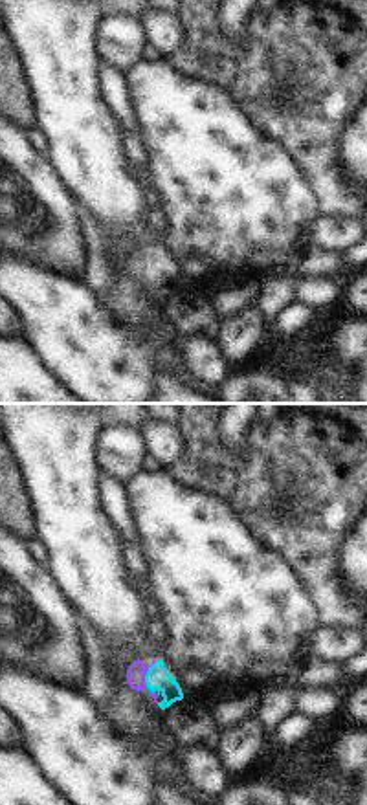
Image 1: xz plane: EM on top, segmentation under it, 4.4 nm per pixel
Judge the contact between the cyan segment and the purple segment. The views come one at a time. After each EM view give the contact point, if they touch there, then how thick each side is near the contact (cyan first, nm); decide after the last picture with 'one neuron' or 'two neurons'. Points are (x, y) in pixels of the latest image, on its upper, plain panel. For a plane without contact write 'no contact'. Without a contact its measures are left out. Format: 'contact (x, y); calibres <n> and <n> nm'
contact (145, 266); calibres 100 and 90 nm

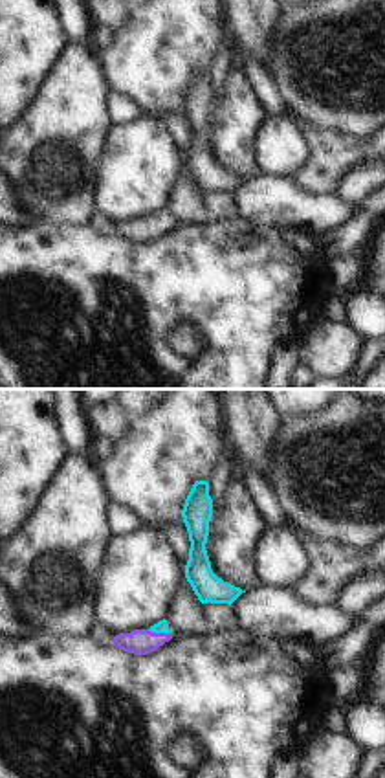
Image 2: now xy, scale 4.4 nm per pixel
contact (158, 221); calibres 60 and 110 nm

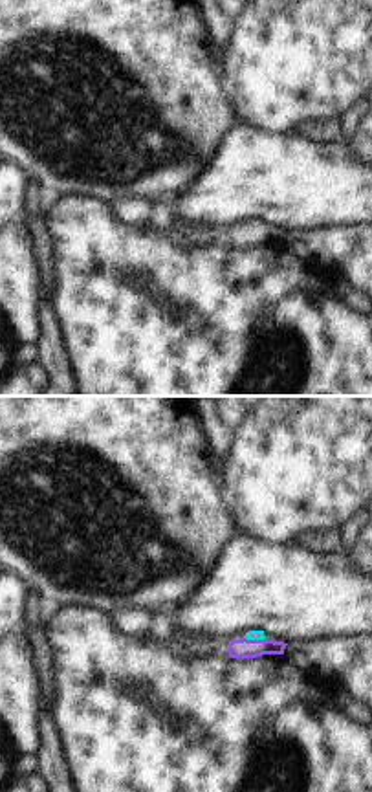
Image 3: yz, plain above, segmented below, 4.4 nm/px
contact (255, 228); calibres 50 and 90 nm

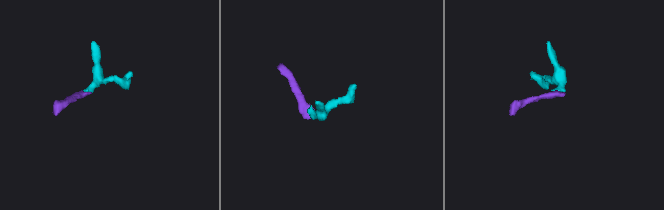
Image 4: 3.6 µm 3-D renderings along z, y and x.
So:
one neuron

